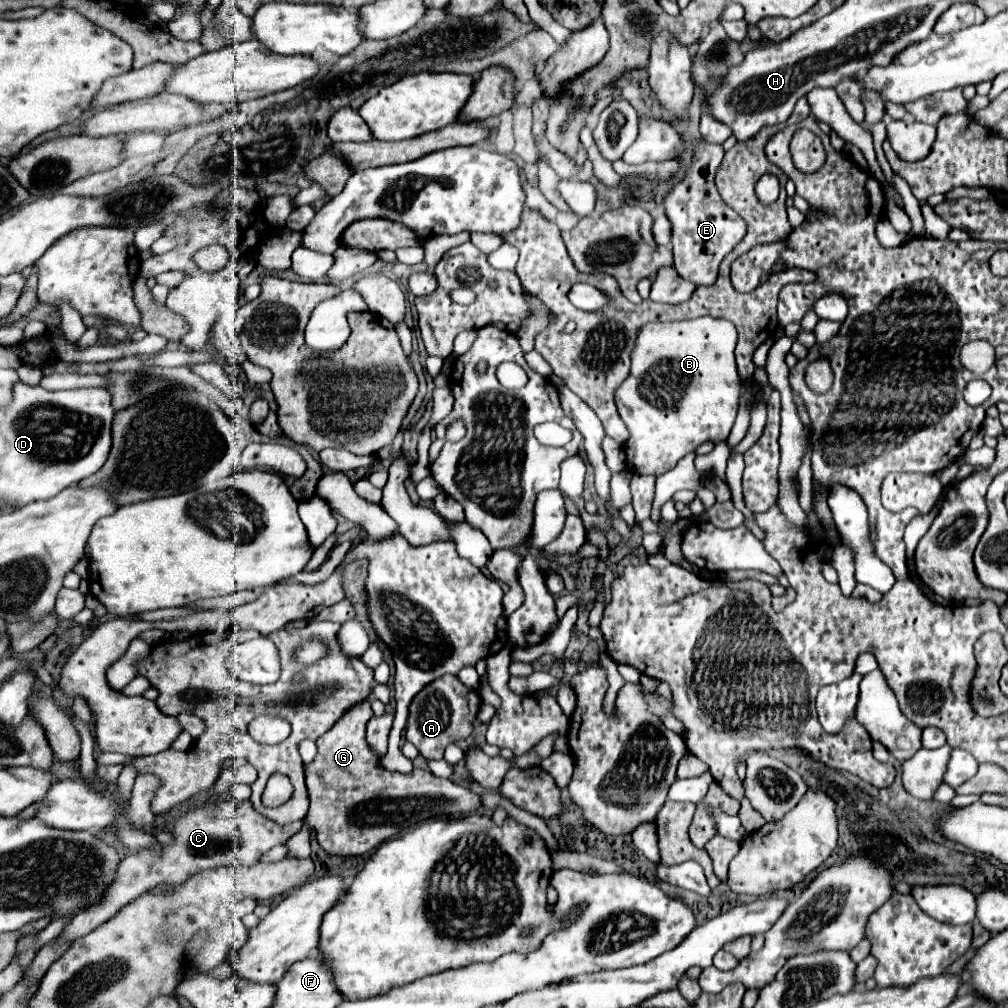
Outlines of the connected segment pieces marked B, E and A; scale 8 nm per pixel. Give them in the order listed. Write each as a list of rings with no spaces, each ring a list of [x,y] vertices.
[[[720,318],[682,322],[652,322],[638,330],[632,350],[630,376],[616,388],[614,398],[630,438],[626,464],[634,474],[660,476],[702,442],[728,438],[738,414],[742,378],[736,374],[736,328]]]
[[[702,140],[696,146],[686,176],[676,182],[664,198],[664,208],[672,222],[674,268],[684,280],[694,282],[696,286],[712,286],[716,282],[720,262],[746,234],[744,220],[730,206],[726,206],[714,184],[714,174],[722,162],[722,156],[722,146]]]
[[[448,674],[444,678],[438,678],[414,698],[406,726],[406,740],[412,742],[424,758],[440,760],[448,744],[470,736],[472,722],[476,720],[480,704],[480,696],[474,690],[466,688],[456,676]]]

